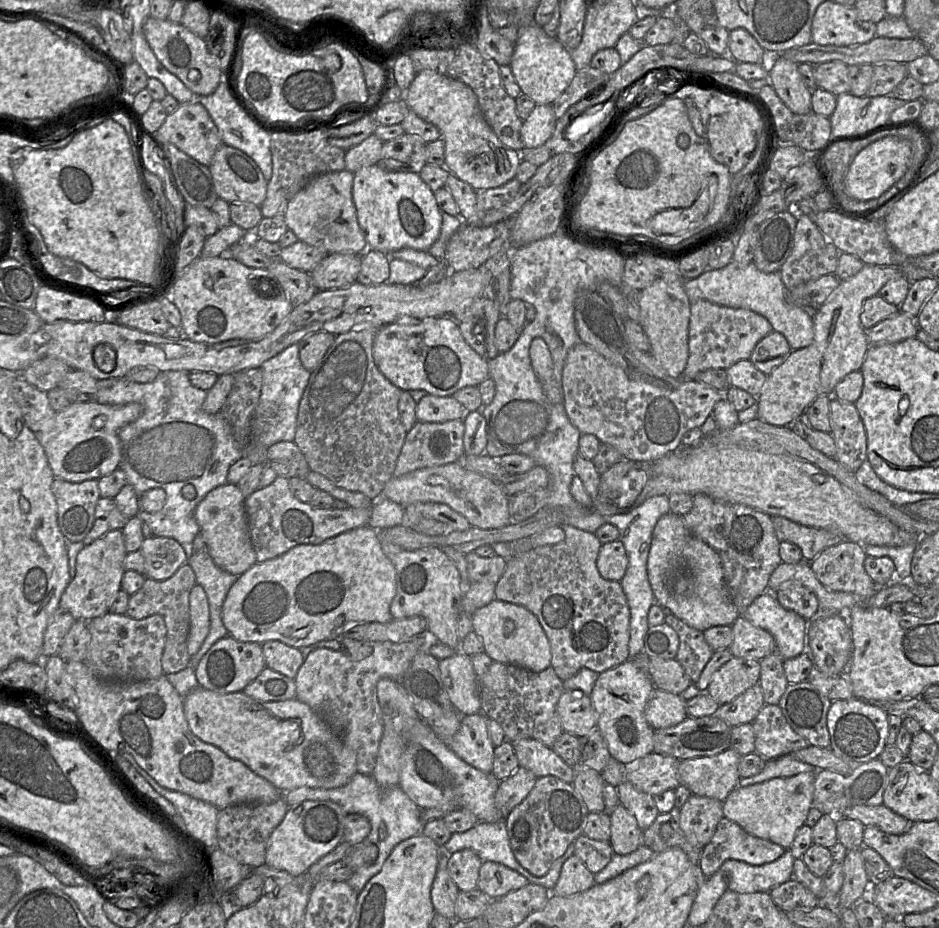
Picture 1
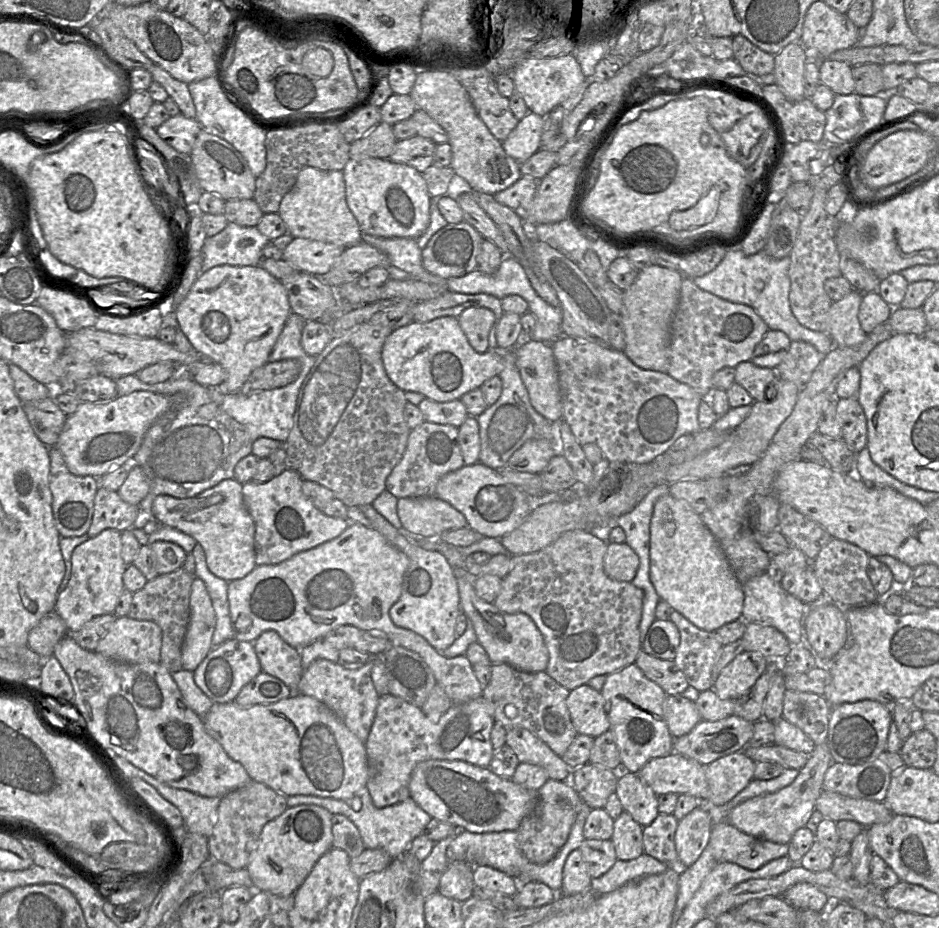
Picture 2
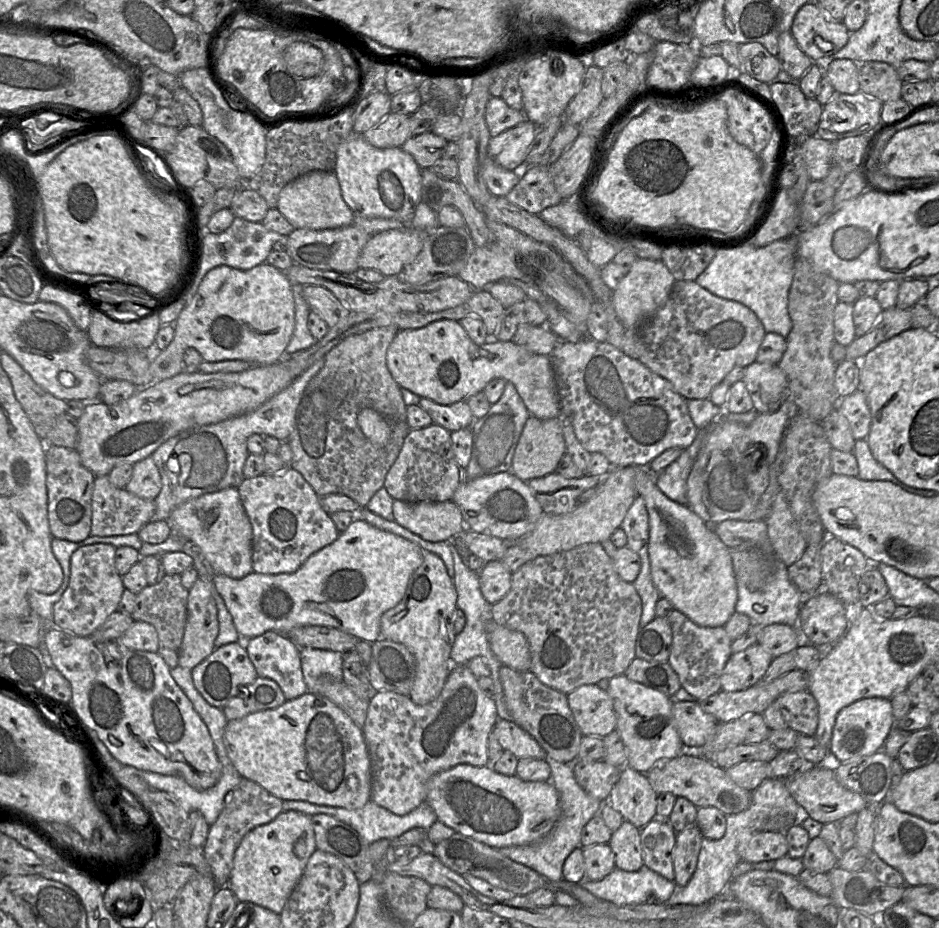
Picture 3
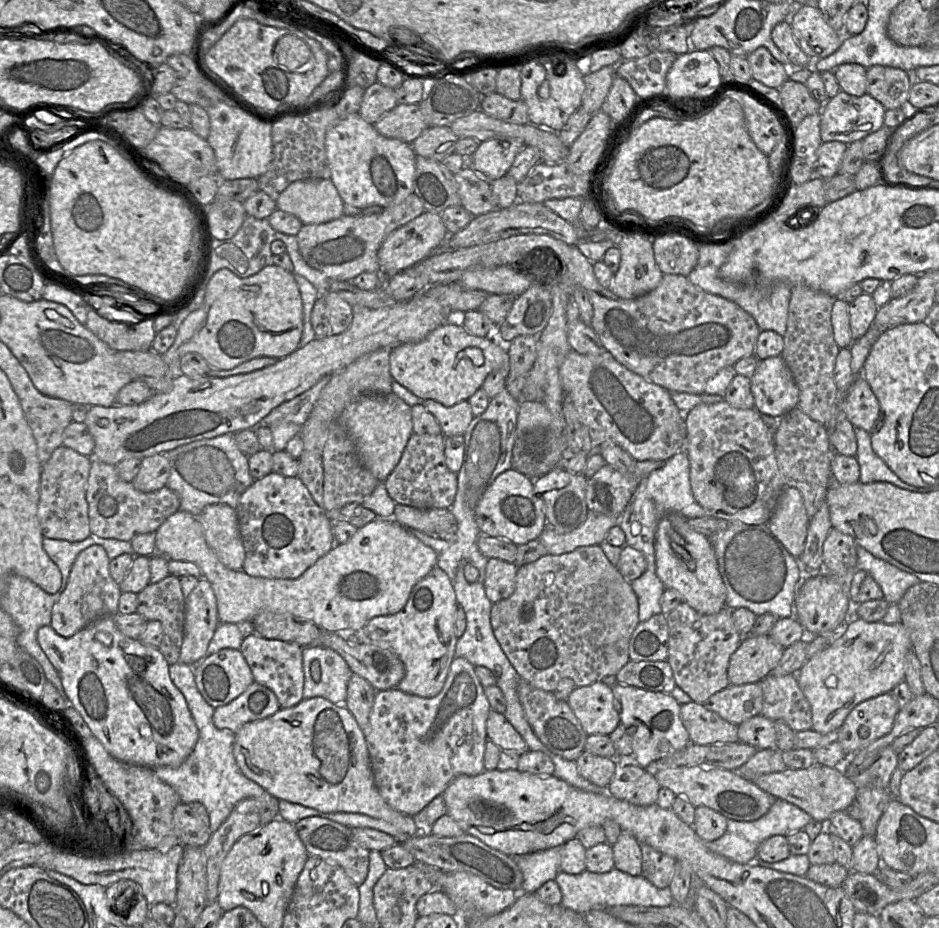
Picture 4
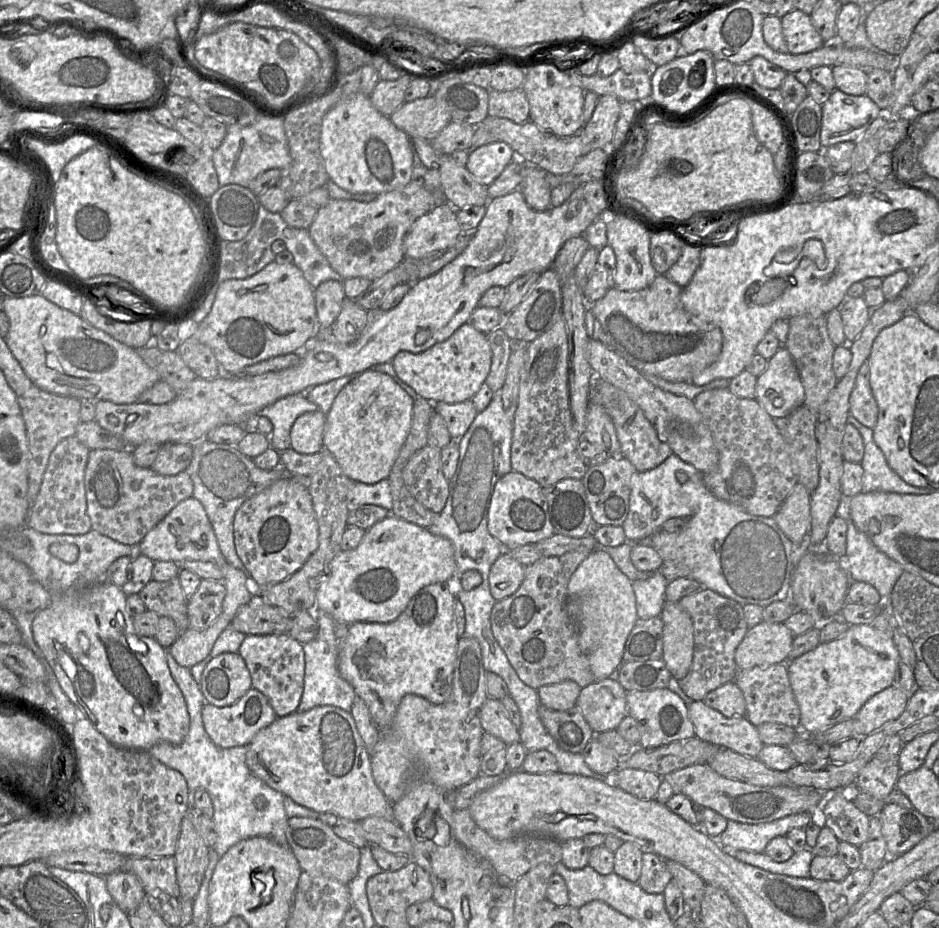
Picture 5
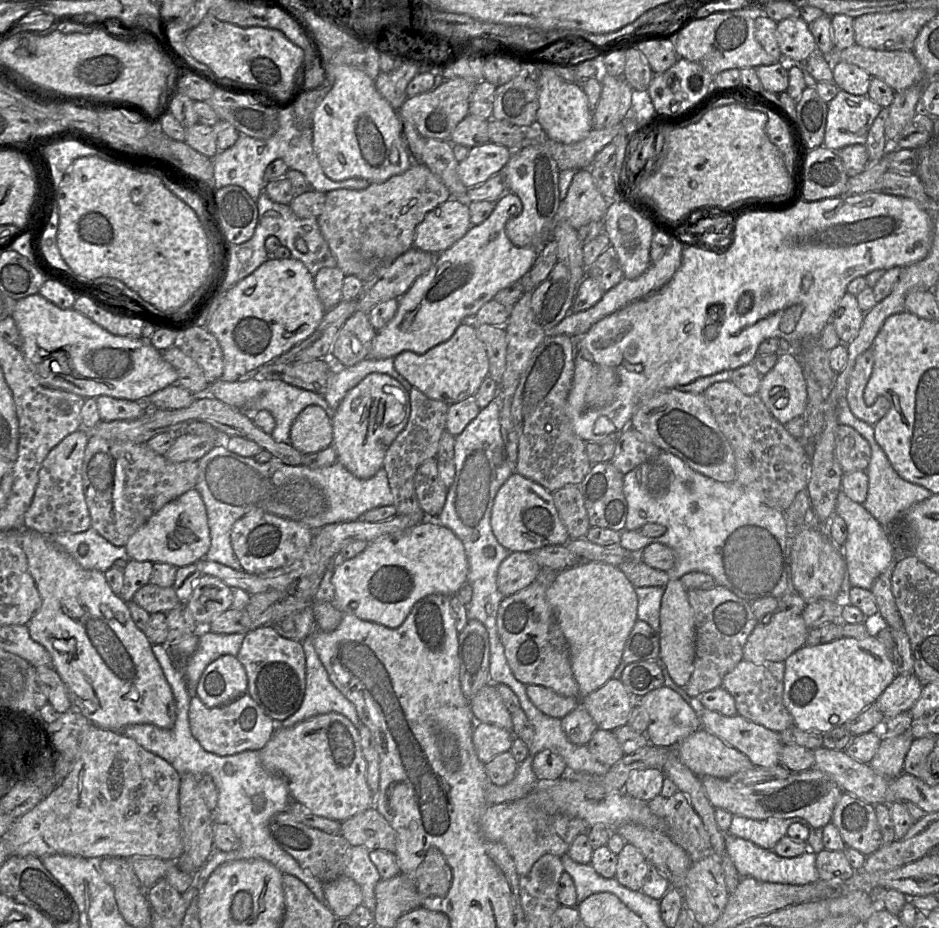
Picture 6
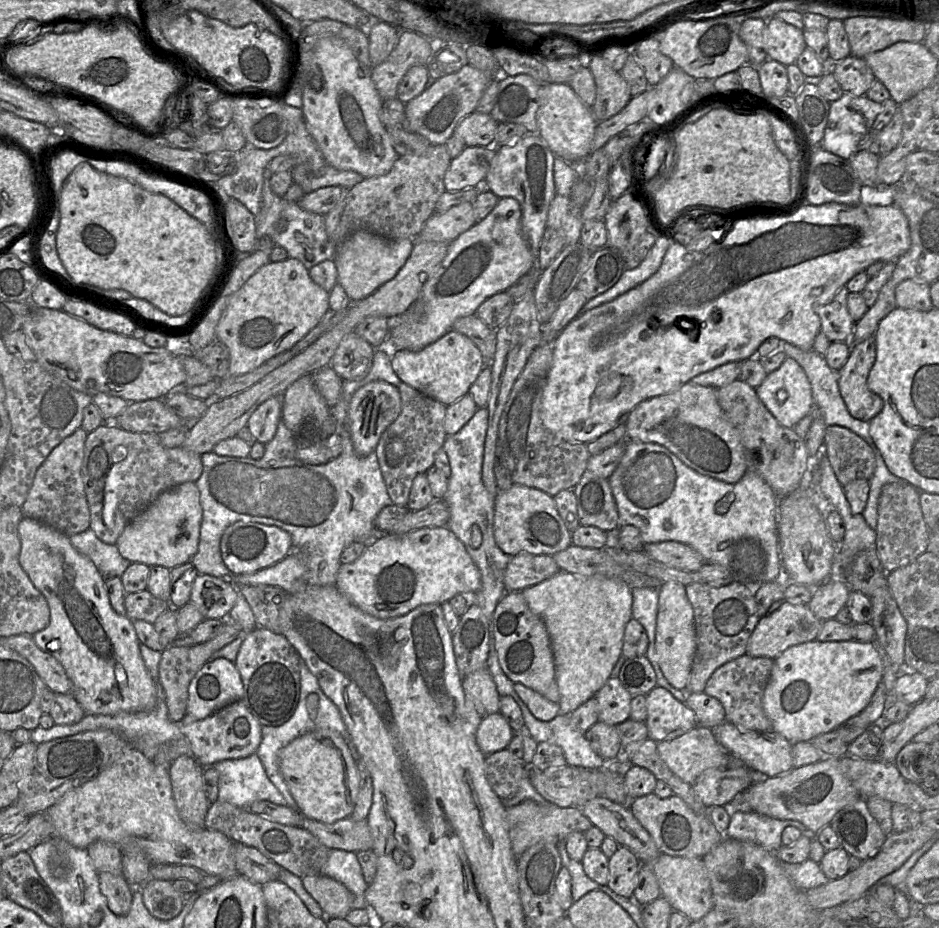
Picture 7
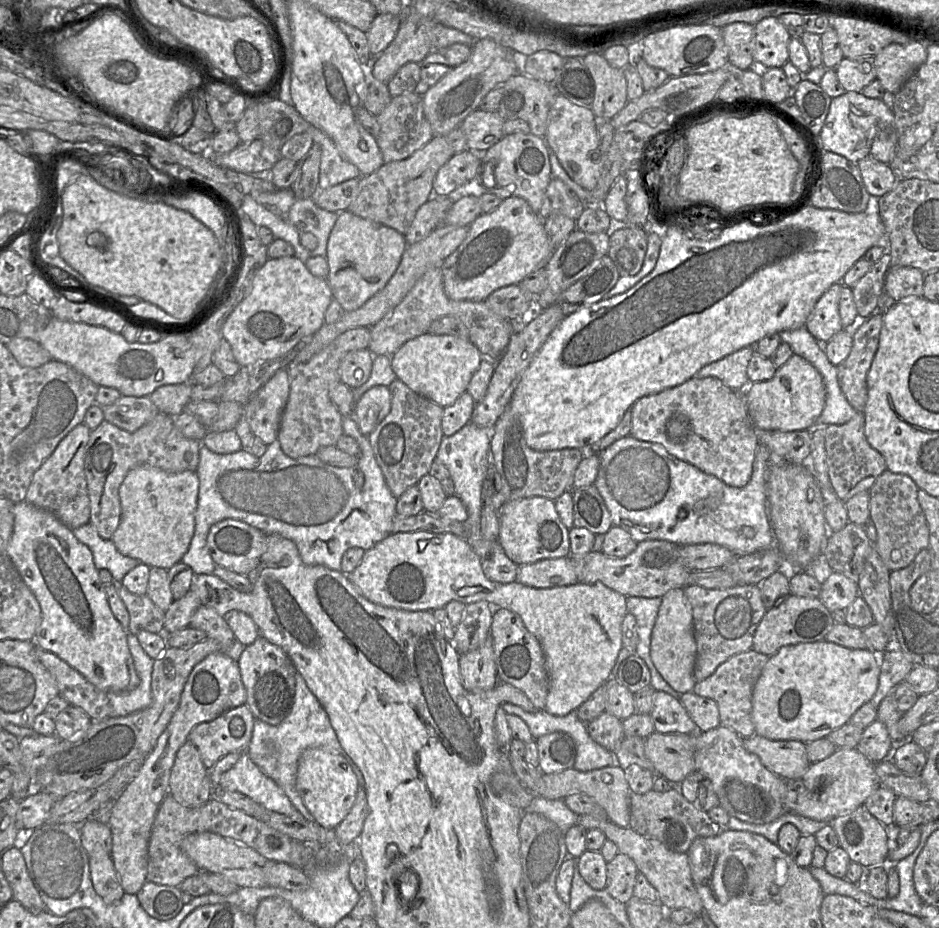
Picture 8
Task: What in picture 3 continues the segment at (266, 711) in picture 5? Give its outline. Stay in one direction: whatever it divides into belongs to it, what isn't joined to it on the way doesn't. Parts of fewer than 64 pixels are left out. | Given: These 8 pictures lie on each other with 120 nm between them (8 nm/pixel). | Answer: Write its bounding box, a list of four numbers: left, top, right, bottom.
[222,676,285,721]

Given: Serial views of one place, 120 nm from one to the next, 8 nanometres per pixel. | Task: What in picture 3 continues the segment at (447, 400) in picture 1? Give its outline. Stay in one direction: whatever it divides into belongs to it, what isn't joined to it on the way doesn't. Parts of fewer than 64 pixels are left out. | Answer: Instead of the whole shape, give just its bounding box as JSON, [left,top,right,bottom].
[418,397,474,432]

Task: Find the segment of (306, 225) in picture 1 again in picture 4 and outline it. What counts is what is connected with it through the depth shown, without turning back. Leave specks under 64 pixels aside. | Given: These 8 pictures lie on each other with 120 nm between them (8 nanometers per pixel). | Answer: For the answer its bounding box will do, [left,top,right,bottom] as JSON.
[276,179,343,225]

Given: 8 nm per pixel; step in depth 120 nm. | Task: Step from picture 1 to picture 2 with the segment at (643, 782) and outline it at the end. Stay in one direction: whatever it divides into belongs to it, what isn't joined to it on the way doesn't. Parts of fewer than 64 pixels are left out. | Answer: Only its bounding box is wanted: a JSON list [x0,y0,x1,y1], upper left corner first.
[637,753,710,800]

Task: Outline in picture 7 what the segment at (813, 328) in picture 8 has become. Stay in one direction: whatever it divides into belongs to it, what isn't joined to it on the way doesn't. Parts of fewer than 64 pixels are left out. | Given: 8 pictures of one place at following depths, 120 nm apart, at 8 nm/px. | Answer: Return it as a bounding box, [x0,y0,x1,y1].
[814,287,855,342]

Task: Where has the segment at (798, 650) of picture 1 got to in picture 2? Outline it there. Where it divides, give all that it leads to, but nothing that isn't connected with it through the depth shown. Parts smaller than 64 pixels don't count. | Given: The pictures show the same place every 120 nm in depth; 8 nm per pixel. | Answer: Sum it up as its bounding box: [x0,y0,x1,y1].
[742,571,809,646]

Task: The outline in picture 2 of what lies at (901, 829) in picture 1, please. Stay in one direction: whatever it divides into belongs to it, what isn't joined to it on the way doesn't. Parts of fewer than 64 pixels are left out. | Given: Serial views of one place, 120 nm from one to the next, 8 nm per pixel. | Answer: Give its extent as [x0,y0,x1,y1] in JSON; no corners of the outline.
[815,790,894,828]

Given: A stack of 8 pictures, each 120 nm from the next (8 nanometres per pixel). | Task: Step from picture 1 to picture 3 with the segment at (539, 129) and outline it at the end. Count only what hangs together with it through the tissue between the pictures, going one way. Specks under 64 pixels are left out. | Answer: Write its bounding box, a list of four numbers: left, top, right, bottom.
[488,120,538,171]

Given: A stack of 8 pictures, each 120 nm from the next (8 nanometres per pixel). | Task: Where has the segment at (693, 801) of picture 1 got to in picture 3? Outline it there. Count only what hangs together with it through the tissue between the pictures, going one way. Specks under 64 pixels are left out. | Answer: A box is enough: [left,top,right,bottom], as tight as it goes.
[673,823,703,885]

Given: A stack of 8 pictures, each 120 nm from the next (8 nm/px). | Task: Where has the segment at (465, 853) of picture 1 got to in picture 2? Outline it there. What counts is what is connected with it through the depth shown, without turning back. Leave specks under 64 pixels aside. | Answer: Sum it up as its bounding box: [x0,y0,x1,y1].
[437,861,475,902]

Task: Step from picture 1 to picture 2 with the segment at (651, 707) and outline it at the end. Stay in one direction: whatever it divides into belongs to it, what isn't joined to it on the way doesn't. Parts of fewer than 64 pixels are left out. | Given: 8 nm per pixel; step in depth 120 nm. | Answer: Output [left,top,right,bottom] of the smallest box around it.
[662,694,700,738]

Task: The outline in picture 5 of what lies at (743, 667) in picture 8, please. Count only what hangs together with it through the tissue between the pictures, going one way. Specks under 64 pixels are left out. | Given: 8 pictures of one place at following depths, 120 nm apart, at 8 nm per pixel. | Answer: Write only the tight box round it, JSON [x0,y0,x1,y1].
[734,663,800,728]

